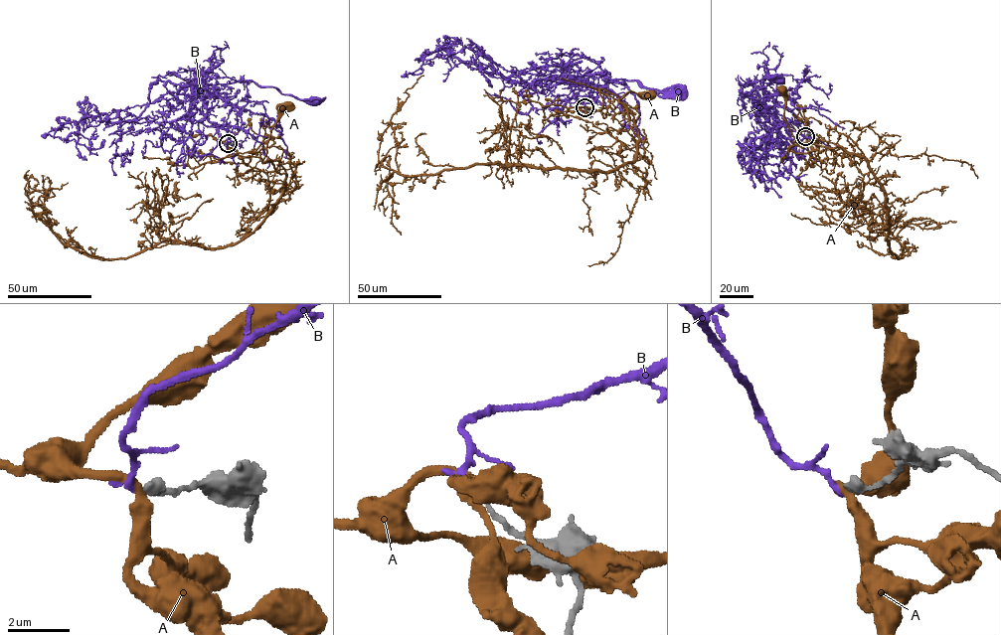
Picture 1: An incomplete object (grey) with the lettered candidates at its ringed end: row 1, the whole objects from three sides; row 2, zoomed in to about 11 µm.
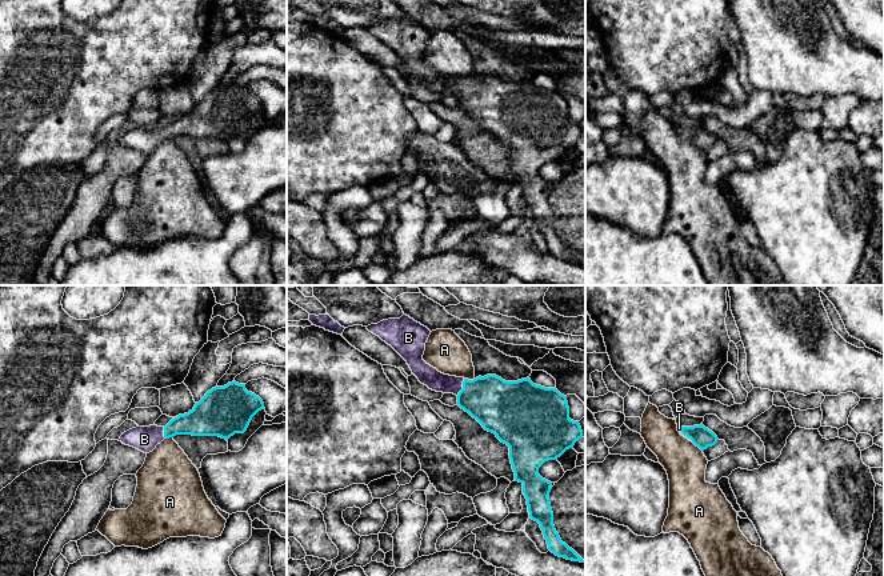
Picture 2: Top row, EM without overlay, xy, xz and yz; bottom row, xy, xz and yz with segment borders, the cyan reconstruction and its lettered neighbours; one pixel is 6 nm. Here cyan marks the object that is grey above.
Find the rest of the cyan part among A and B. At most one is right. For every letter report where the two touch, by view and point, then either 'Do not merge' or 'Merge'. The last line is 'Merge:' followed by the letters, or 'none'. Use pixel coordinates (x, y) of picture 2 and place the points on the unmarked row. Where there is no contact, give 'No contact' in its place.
A: Touches cyan at yz (696, 147). Do not merge
B: Touches cyan at xz (463, 88). Merge
Merge: B

